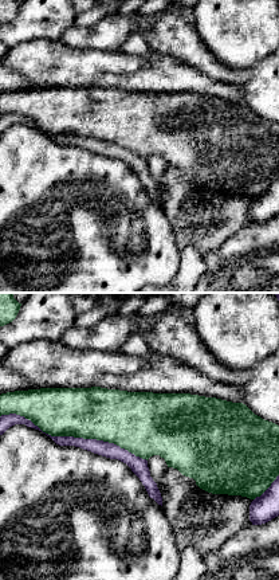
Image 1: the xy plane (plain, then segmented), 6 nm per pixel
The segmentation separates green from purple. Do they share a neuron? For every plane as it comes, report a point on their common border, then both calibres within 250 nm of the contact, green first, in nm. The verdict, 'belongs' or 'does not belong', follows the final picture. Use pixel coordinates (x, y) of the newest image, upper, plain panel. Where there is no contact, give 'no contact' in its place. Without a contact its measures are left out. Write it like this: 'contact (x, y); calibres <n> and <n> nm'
contact (74, 136); calibres 320 and 90 nm

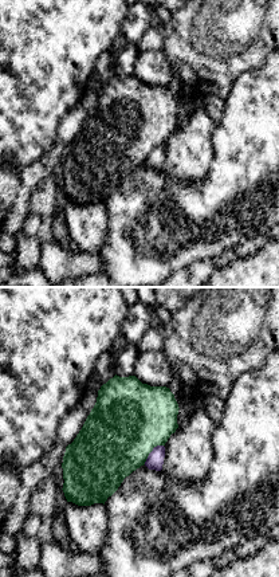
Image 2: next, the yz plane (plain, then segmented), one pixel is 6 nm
contact (152, 149); calibres 460 and 100 nm

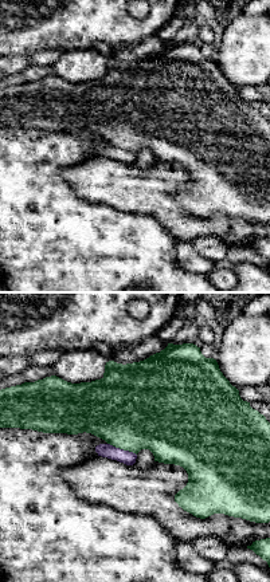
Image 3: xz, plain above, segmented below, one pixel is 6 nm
contact (122, 148); calibres 500 and 80 nm

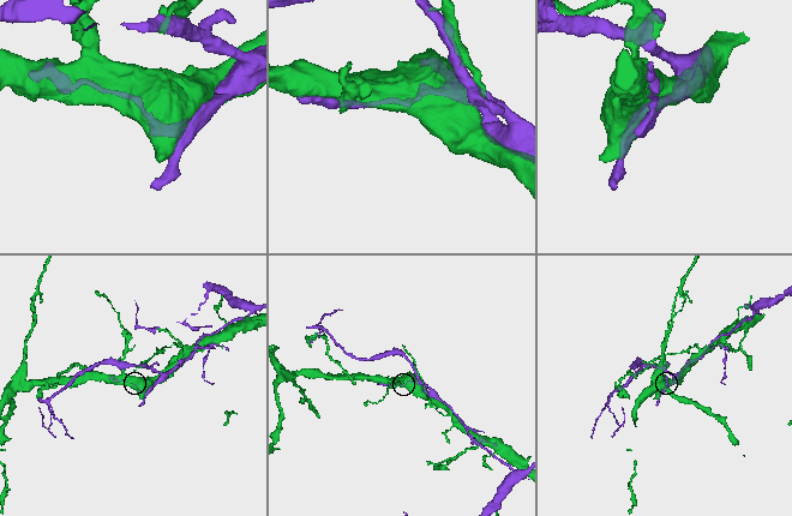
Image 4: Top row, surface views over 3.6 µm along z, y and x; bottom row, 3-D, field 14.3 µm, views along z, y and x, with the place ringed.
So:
does not belong

